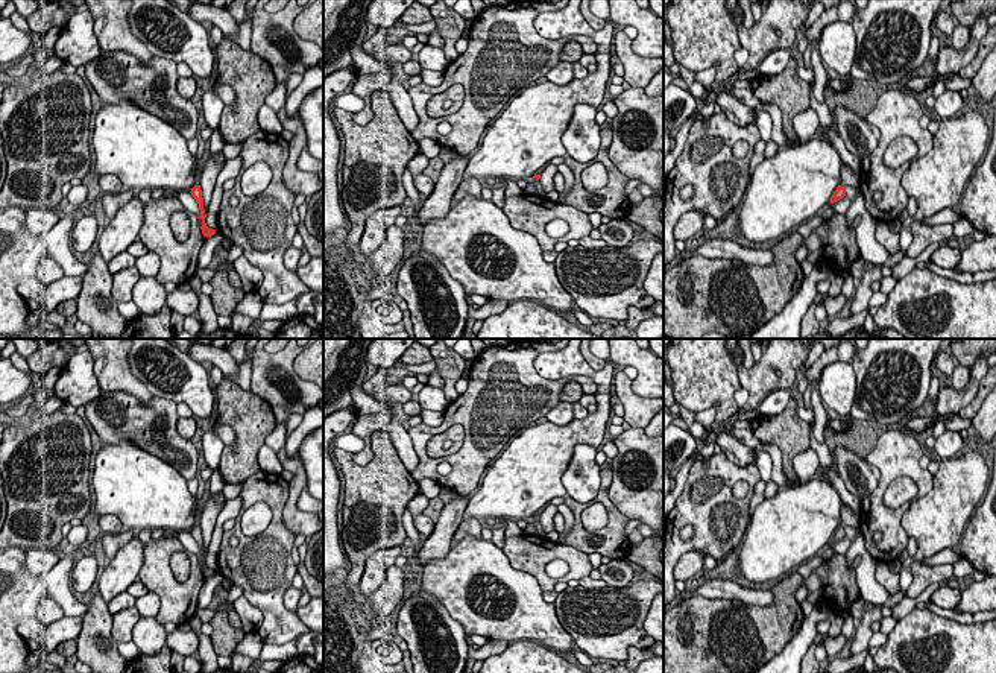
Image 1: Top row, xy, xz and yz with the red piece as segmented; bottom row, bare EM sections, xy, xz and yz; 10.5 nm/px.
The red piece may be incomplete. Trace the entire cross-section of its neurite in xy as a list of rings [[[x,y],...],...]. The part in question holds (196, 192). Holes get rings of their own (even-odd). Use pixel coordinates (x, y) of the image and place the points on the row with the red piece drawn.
[[[194,185],[190,193],[196,199],[196,202],[199,204],[199,208],[200,208],[200,216],[197,219],[202,220],[200,229],[202,229],[203,237],[214,235],[216,229],[208,228],[206,223],[205,223],[206,214],[205,214],[205,210],[203,210],[203,197],[202,197],[200,185]]]

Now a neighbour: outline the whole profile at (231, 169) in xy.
[[[240,156],[226,160],[225,167],[220,170],[220,173],[217,176],[216,187],[214,187],[211,202],[208,205],[208,211],[206,211],[206,217],[205,217],[205,223],[211,229],[219,229],[217,216],[219,216],[219,207],[222,202],[222,196],[225,191],[223,182],[226,179],[232,179],[238,175],[241,163],[243,163],[243,160]]]

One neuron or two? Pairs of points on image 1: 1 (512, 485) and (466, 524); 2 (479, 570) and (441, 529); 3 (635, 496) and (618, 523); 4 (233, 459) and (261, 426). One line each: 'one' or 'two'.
1: two
2: two
3: two
4: one

